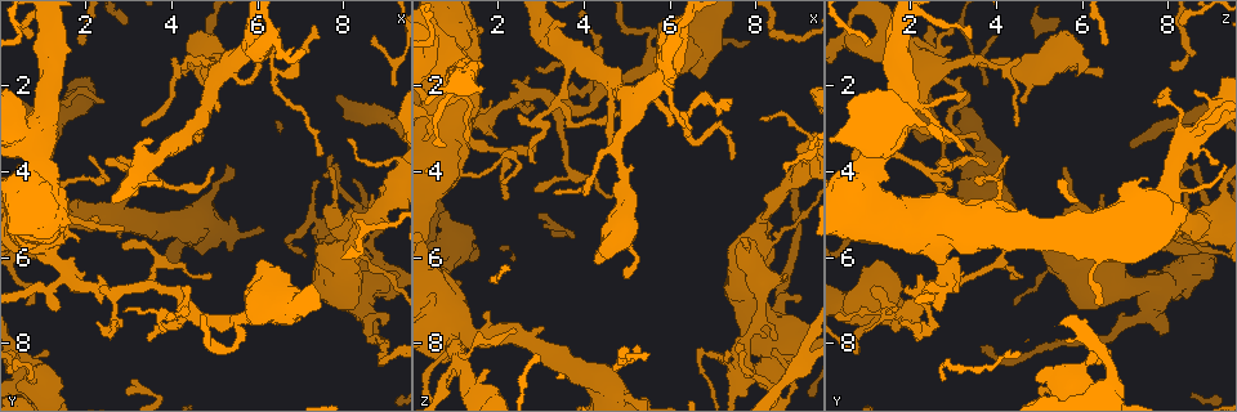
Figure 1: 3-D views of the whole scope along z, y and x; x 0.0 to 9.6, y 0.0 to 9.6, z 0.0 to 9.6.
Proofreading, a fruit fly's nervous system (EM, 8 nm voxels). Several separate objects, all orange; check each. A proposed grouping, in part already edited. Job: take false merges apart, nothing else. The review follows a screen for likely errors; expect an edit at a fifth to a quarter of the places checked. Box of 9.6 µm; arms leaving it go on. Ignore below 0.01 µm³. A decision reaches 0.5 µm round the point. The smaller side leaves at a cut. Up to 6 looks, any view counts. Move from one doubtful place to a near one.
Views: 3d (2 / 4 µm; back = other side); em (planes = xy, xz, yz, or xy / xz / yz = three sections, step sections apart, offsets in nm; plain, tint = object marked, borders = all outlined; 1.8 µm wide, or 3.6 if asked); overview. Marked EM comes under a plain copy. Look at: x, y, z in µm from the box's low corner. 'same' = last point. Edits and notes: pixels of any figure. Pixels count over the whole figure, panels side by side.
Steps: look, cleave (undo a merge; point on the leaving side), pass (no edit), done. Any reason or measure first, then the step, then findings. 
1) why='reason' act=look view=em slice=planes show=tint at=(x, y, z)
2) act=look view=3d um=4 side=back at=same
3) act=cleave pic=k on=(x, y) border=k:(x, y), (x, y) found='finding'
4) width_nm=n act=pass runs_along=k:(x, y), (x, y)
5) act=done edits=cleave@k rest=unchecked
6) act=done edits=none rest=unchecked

why='small branch off a trunk' act=look view=em um=3.6 slice=xy step=8 show=borders at=(7.85, 5.95, 5.80)

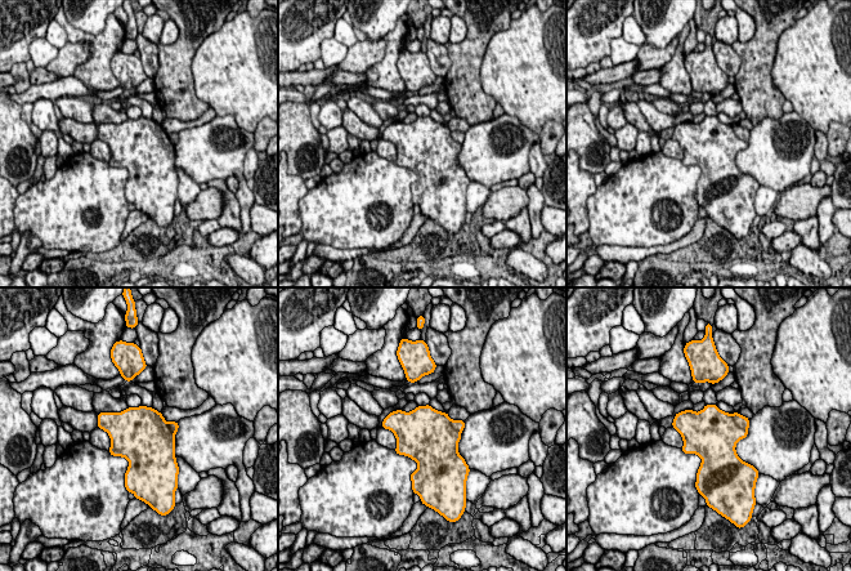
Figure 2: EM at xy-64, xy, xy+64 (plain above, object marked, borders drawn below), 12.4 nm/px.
act=cleave pic=2 on=(719, 431) border=2:(731, 414), (733, 419), (746, 431) found='a second cell is stuck on'

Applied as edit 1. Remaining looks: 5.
act=look view=overview

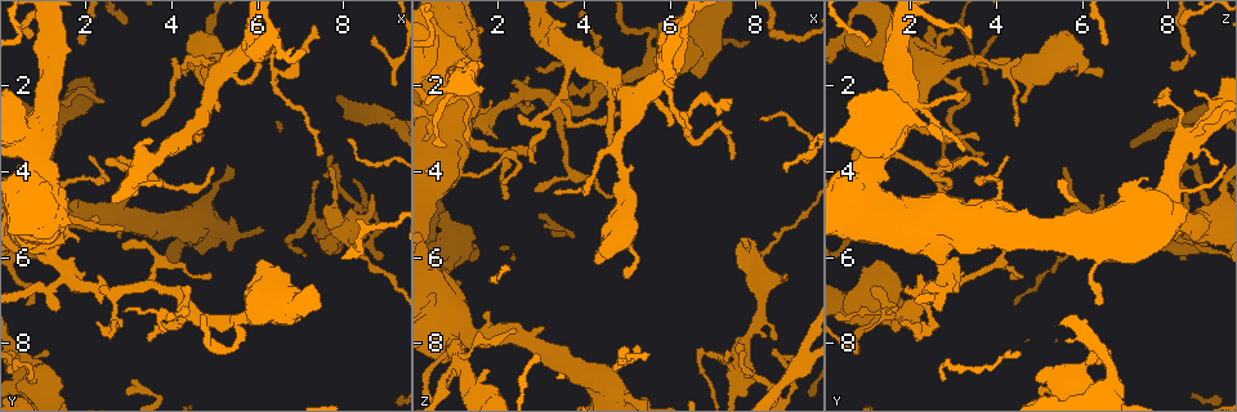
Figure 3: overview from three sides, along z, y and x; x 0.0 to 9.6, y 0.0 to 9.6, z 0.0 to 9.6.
why='four or more arms meet' act=look view=em um=3.6 slice=xy step=4 show=tint at=(5.80, 1.00, 1.90)

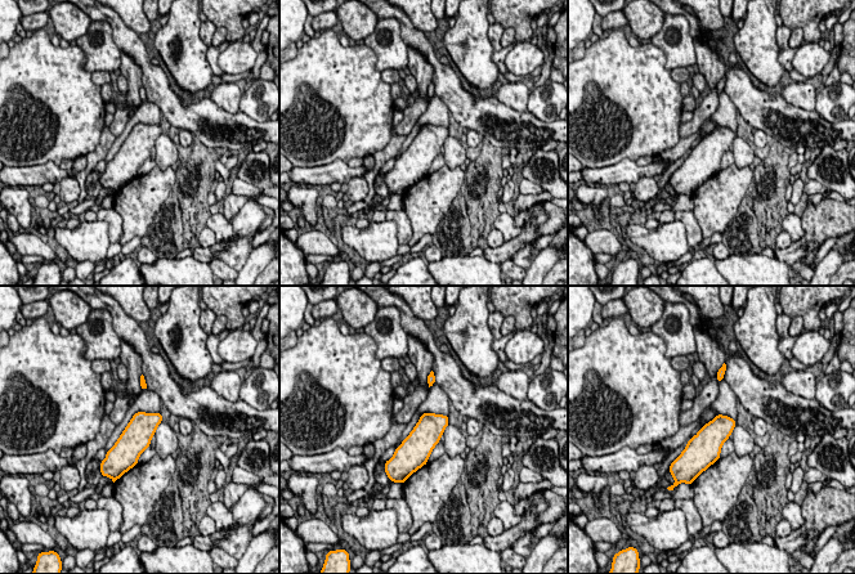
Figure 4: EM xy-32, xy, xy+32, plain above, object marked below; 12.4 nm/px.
act=look view=em um=3.6 slice=planes show=borders at=same

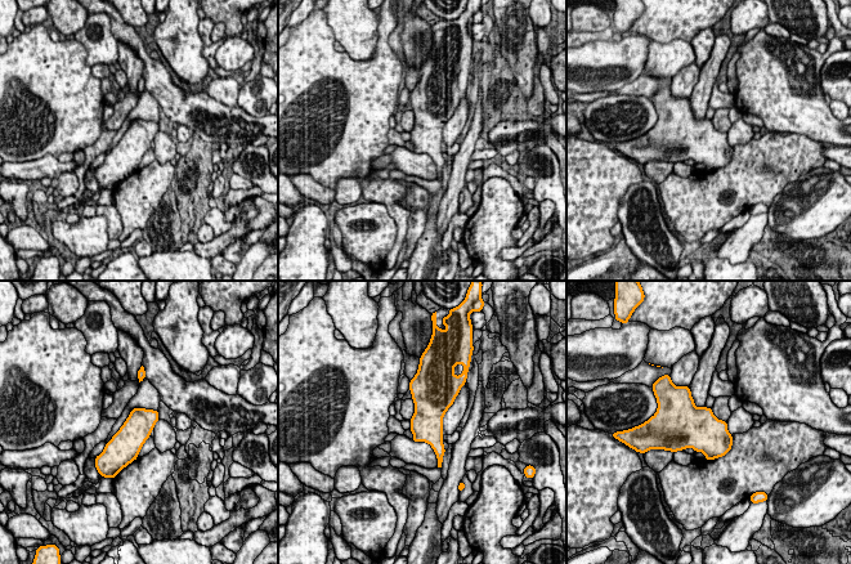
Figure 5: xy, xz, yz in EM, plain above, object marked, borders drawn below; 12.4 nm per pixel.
act=pass found='one cell here'

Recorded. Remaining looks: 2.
why='thin neck' act=look view=em slice=planes show=tint at=(4.70, 1.35, 3.55)

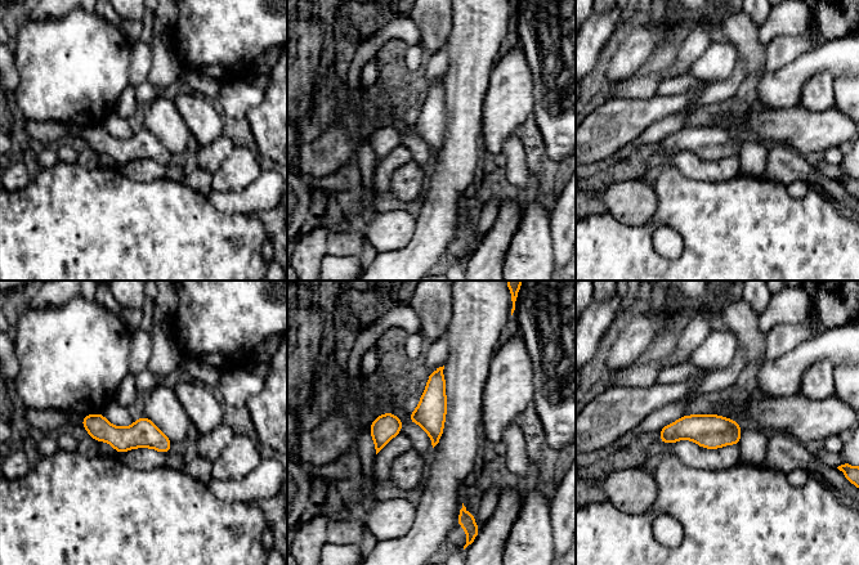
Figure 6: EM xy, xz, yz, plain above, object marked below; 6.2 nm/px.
act=pass runs_along=6:(85, 418), (166, 448) found='continuous, no second cell'

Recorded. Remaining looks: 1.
act=done edits=cleave@2 rest=unchecked

